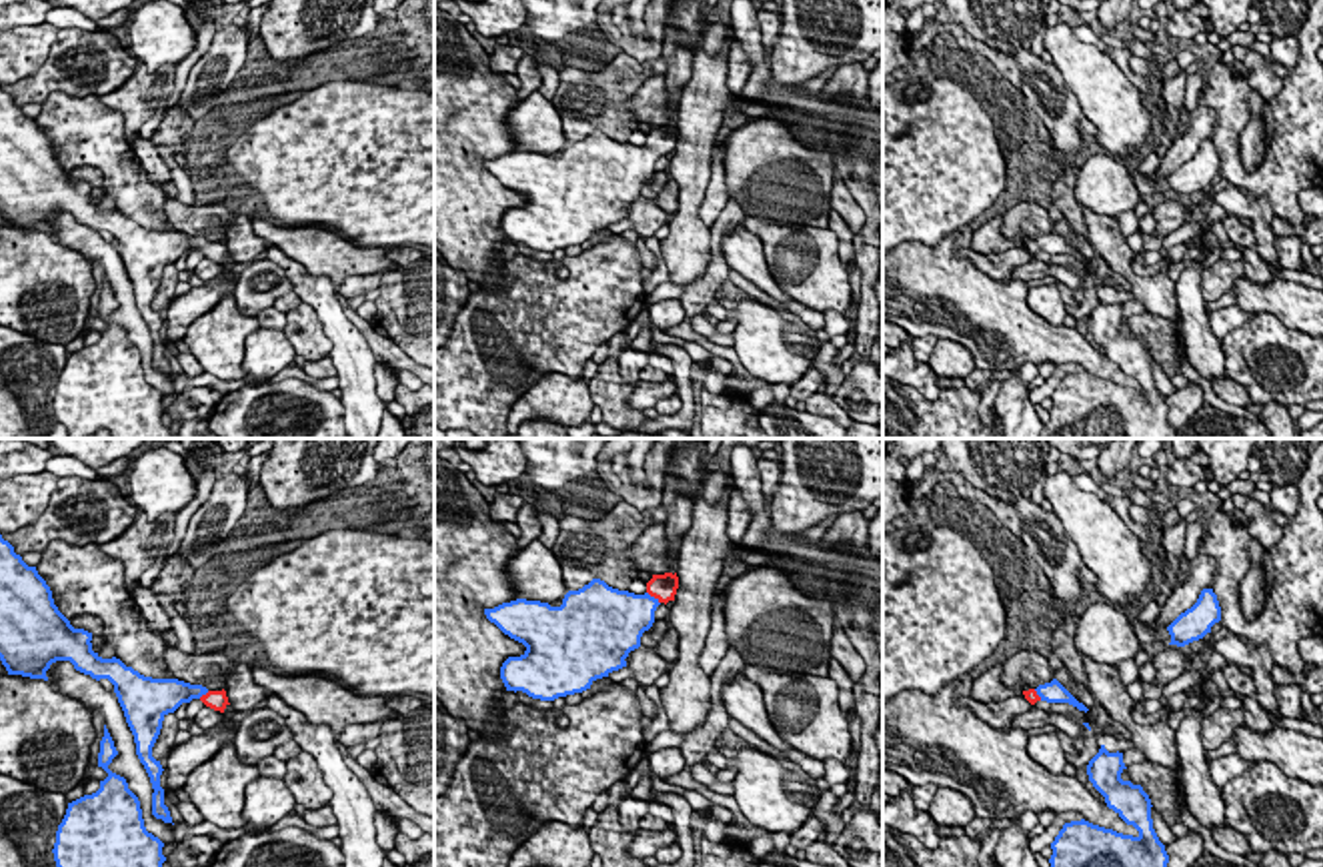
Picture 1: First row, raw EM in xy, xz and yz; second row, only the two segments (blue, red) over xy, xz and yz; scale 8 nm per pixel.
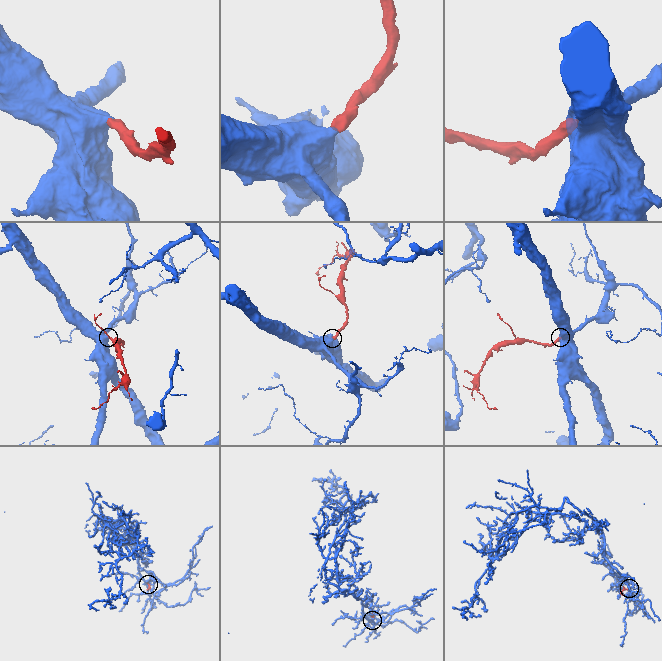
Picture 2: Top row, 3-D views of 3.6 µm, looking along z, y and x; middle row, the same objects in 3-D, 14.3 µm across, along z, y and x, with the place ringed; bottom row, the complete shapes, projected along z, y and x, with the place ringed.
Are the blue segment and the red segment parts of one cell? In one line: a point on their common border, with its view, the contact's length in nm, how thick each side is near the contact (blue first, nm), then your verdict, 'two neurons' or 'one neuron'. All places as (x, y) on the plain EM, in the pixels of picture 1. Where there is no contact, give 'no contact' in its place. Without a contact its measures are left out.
contact xz (653, 149); length 150 nm; calibres 360 and 220 nm; one neuron

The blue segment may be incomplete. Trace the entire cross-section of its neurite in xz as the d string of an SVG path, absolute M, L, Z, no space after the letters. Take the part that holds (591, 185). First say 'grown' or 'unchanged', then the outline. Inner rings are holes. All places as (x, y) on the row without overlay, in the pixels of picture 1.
grown | M677 124L652 126L644 146L592 130L568 142L560 158L516 150L484 160L490 174L526 198L500 218L506 242L554 252L590 240L596 230L626 218L624 210L640 198L656 158L675 152L677 140Z

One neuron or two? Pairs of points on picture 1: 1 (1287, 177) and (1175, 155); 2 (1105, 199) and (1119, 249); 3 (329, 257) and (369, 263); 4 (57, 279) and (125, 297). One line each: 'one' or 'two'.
1: two
2: two
3: one
4: two

